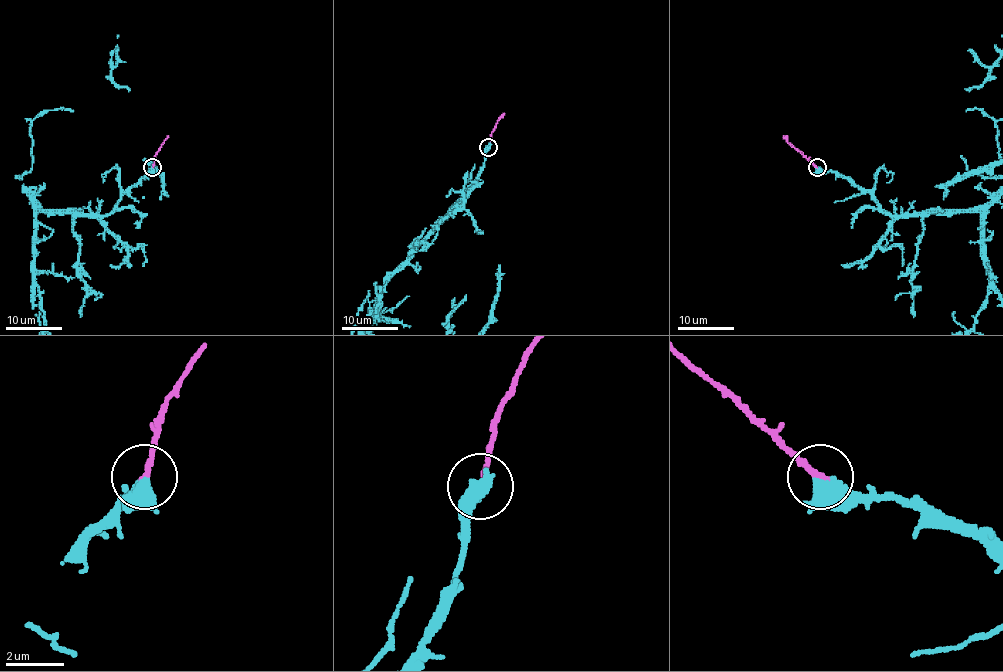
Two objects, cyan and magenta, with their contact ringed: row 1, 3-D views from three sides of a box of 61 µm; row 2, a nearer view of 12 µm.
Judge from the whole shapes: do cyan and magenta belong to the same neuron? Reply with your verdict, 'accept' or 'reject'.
accept

